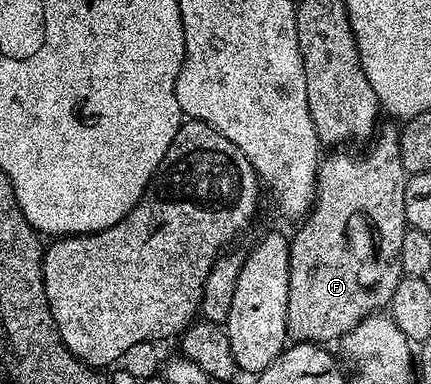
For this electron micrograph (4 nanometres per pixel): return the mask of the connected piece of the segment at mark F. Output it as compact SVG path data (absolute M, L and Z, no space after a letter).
M383 125L381 127L380 133L369 143L370 146L367 148L363 154L338 154L342 152L330 152L330 154L321 159L318 164L318 188L314 195L314 204L310 208L309 214L305 218L301 219L297 223L298 231L295 234L292 234L290 238L290 275L288 276L288 312L286 313L286 337L291 343L295 342L313 342L315 344L331 344L330 342L337 343L343 335L349 332L352 327L354 327L355 322L364 320L368 317L369 314L377 314L379 312L385 311L389 307L392 296L396 292L396 284L404 276L402 273L402 265L400 264L400 252L402 251L402 245L404 244L404 236L407 232L406 217L404 216L404 188L406 187L406 179L408 177L404 164L401 163L401 144L399 142L399 135L396 133L396 130L390 126Z

